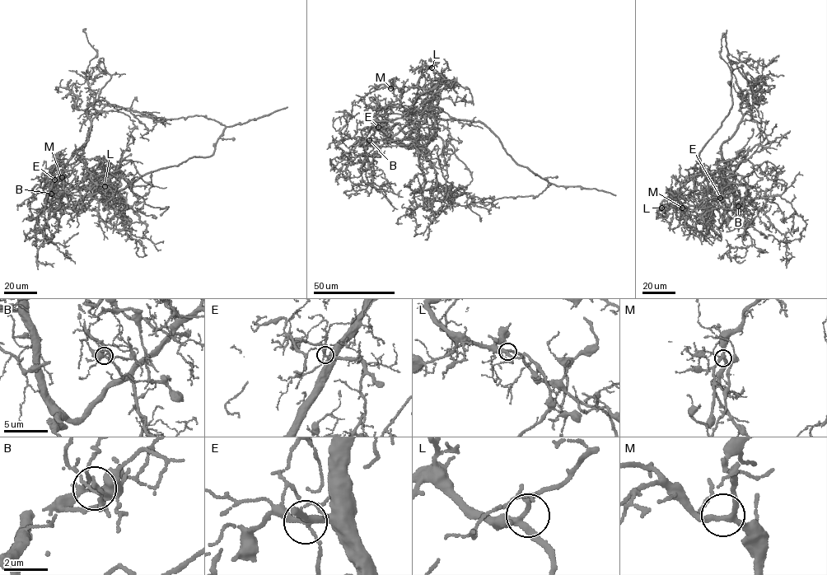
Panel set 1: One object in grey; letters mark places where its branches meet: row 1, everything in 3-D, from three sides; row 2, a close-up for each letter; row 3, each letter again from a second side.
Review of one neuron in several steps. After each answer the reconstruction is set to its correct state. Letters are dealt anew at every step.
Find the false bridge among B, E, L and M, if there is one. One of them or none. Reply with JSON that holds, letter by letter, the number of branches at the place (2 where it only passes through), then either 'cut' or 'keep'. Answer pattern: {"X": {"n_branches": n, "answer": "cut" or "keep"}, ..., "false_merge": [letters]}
{"B": {"n_branches": 4, "answer": "keep"}, "E": {"n_branches": 4, "answer": "cut"}, "L": {"n_branches": 4, "answer": "keep"}, "M": {"n_branches": 4, "answer": "keep"}, "false_merge": ["E"]}

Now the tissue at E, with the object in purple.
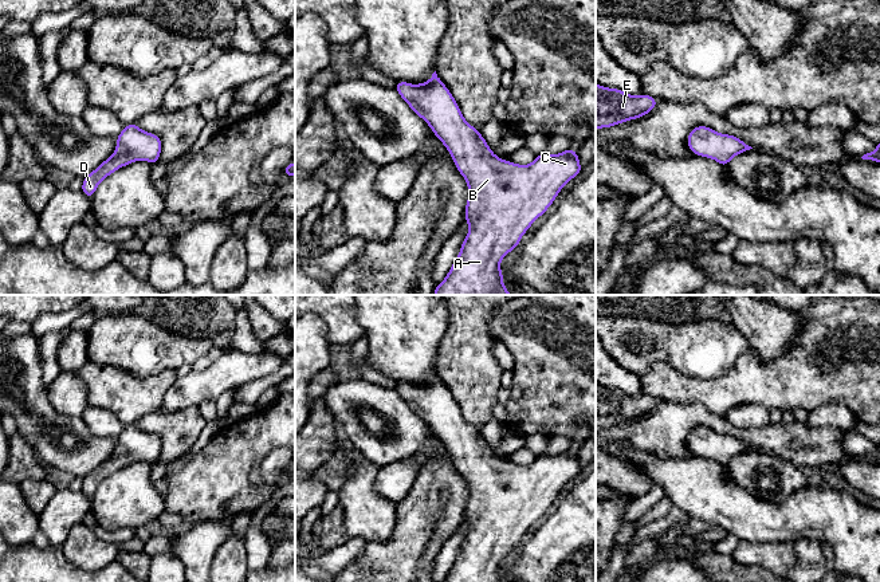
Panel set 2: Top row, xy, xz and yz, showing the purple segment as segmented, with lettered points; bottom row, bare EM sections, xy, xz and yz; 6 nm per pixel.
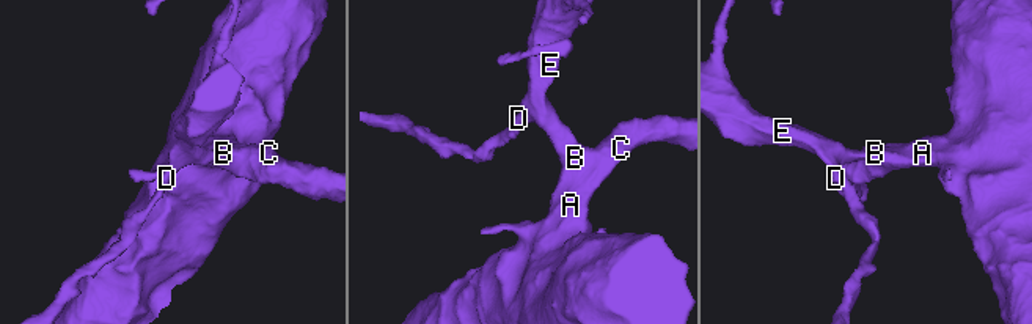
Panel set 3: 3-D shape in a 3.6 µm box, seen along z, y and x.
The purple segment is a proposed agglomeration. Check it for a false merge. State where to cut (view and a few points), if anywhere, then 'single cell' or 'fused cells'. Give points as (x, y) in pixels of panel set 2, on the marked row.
xz (447, 89), (446, 114), (443, 117), (432, 117), (427, 122) | fused cells

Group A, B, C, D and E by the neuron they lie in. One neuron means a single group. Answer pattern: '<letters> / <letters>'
A B C / D E

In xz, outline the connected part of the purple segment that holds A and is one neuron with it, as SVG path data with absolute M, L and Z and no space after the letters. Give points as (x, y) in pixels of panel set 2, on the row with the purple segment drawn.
M449 90L445 93L445 117L431 118L428 125L467 181L464 221L470 224L460 253L433 295L511 295L503 284L500 261L518 247L522 236L549 209L561 189L582 172L578 153L573 148L553 156L542 153L529 165L504 161L492 153L480 131L464 119Z

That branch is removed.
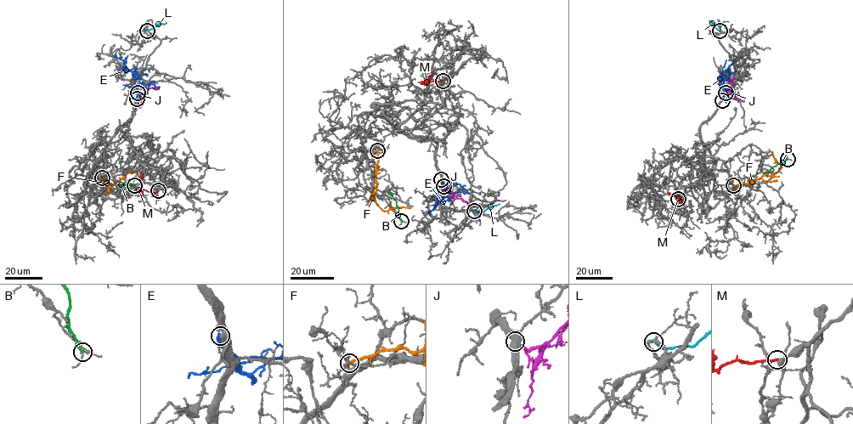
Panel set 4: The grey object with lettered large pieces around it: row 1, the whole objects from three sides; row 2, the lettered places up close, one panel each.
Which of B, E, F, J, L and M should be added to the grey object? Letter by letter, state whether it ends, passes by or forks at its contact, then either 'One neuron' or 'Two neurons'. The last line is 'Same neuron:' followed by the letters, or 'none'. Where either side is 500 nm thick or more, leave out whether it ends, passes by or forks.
B: It ends there. Two neurons
E: It ends there. Two neurons
F: It ends there. Two neurons
J: Two neurons
L: It ends there. Two neurons
M: It ends there. One neuron
Same neuron: M

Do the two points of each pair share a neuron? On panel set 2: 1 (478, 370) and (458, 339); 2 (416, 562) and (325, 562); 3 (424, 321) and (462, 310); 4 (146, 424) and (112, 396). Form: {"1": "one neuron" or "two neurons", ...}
{"1": "one neuron", "2": "two neurons", "3": "two neurons", "4": "two neurons"}

